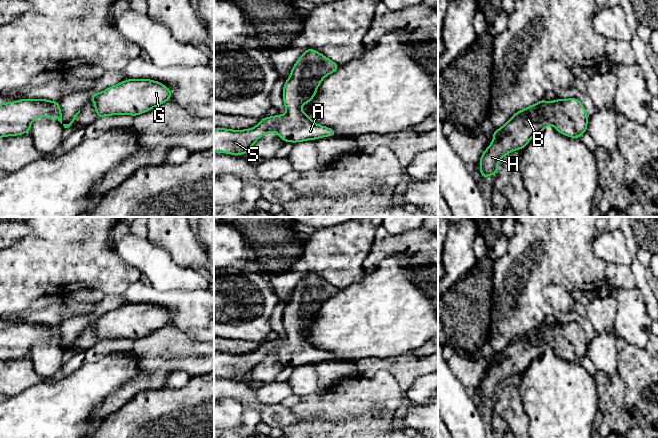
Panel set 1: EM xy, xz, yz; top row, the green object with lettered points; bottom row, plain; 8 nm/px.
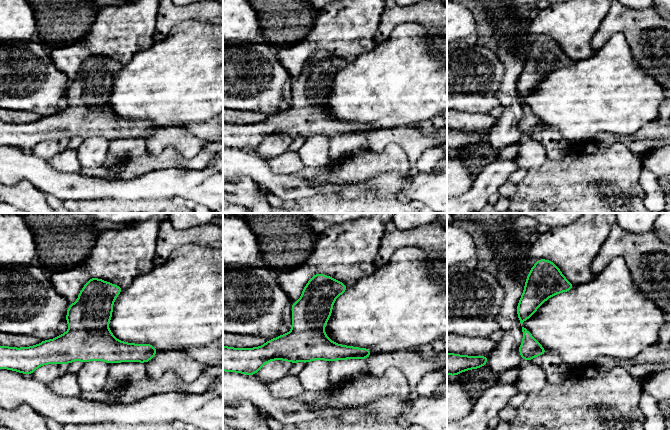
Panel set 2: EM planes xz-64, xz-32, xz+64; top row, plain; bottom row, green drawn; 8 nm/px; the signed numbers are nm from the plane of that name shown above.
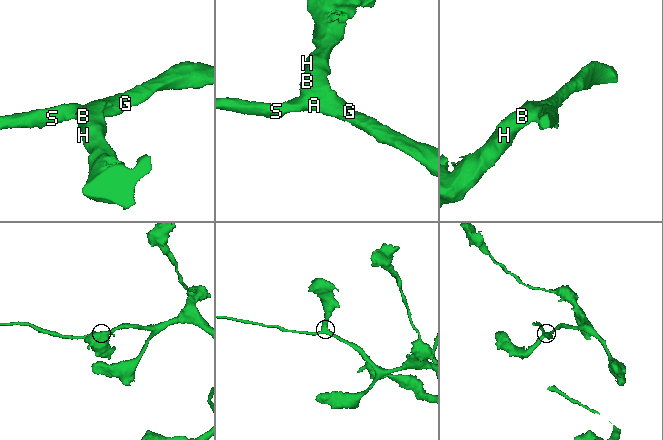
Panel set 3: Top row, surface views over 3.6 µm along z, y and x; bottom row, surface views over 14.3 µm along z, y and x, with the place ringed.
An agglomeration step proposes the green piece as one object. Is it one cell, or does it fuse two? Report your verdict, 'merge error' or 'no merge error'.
no merge error

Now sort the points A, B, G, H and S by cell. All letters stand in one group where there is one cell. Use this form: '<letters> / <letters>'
A B G H S

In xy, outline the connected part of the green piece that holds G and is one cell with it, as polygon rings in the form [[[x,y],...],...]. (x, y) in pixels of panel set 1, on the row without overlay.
[[[127,303],[89,321],[94,326],[98,343],[109,339],[140,339],[169,325],[172,317],[158,305]]]

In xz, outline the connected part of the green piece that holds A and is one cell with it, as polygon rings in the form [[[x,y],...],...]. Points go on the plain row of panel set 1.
[[[306,273],[283,310],[287,336],[265,341],[257,350],[246,354],[214,352],[214,376],[244,379],[261,360],[269,356],[278,357],[285,367],[335,361],[335,354],[314,347],[300,332],[313,323],[322,303],[339,291],[314,273]]]

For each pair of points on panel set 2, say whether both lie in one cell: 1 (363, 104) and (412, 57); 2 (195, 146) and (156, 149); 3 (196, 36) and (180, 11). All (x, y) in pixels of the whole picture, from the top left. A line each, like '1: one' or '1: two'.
1: one
2: one
3: two

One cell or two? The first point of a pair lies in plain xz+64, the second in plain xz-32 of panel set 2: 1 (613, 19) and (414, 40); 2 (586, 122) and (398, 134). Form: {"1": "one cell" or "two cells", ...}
{"1": "two cells", "2": "two cells"}

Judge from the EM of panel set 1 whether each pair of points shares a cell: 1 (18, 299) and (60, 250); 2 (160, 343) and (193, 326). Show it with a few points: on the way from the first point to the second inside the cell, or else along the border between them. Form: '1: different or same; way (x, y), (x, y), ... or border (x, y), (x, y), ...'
1: same; way (25, 287), (48, 262)
2: different; border (169, 324), (179, 329), (191, 339), (203, 341)

